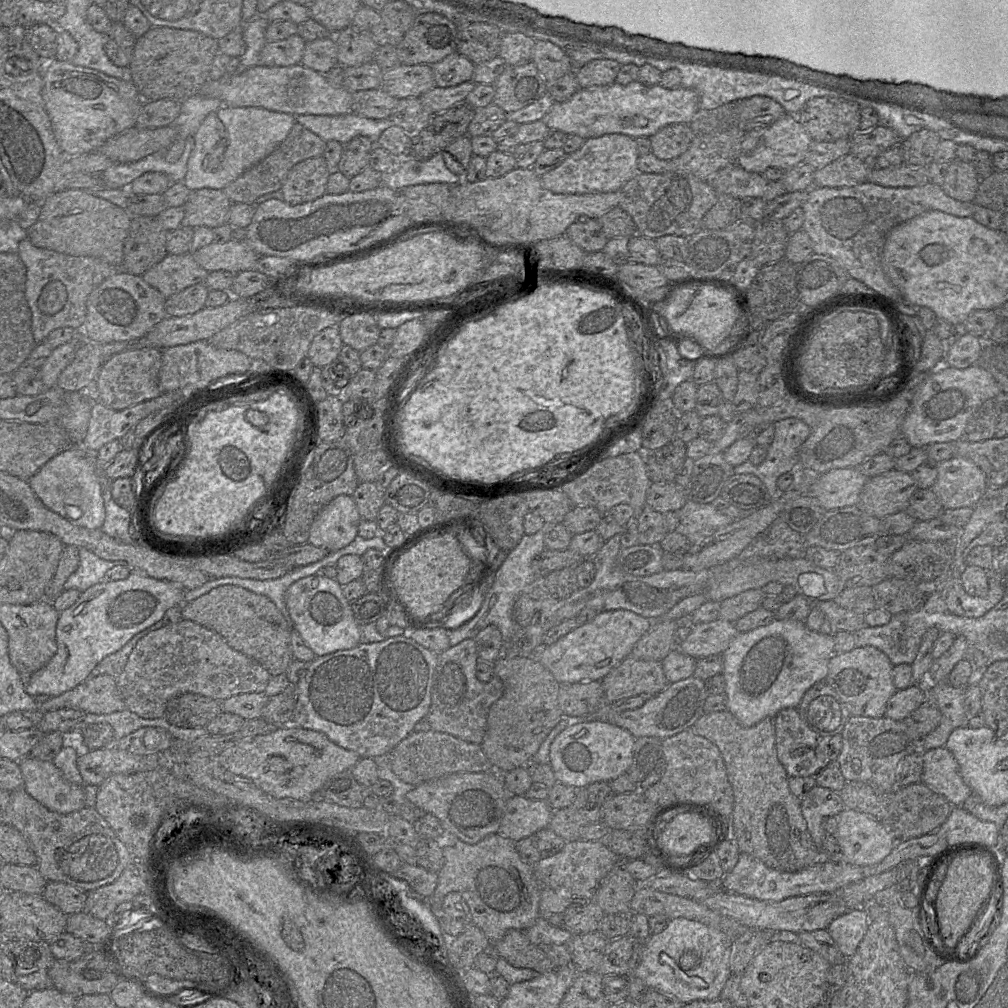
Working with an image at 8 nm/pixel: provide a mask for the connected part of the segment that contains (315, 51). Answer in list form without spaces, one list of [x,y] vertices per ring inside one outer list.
[[[329,35],[323,39],[307,42],[301,64],[316,72],[327,74],[338,65],[335,39]]]

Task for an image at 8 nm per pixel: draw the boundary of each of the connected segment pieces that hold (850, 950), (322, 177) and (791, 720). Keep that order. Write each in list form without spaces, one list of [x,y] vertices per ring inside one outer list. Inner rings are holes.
[[[854,907],[836,917],[827,927],[845,959],[850,959],[863,939],[869,925],[866,912]]]
[[[323,155],[295,164],[280,189],[283,200],[290,205],[298,205],[323,196],[331,172]]]
[[[785,708],[774,717],[777,756],[790,777],[815,777],[829,763],[828,741],[802,719],[797,708]]]

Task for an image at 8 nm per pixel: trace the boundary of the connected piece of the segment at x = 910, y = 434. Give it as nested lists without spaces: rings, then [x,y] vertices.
[[[947,364],[926,374],[925,380],[917,388],[910,408],[901,425],[901,436],[904,436],[912,447],[928,447],[936,442],[956,442],[978,408],[988,399],[995,397],[1002,390],[990,372],[974,364],[964,369],[954,368]]]

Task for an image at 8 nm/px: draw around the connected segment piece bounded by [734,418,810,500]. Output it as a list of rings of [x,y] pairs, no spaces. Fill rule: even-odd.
[[[786,418],[774,423],[774,438],[767,448],[767,456],[765,460],[754,465],[750,461],[746,461],[734,467],[734,474],[754,474],[759,477],[765,484],[771,500],[777,499],[782,493],[778,486],[778,478],[787,472],[796,471],[799,468],[800,448],[810,434],[810,427],[798,418]]]

